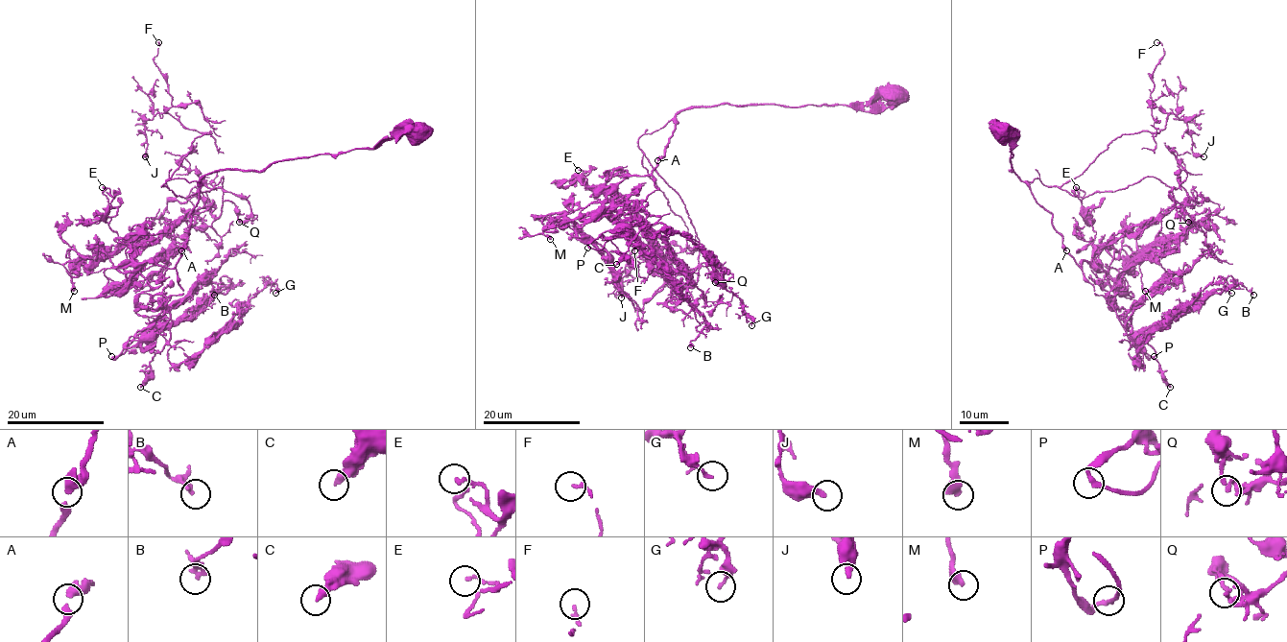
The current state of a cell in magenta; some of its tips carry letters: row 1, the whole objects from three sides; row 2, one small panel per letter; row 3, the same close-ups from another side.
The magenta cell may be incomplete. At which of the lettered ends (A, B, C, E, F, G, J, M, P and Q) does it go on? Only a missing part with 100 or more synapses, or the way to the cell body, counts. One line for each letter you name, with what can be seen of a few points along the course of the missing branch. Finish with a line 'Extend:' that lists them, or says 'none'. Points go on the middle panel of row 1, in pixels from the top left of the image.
Extend: none

